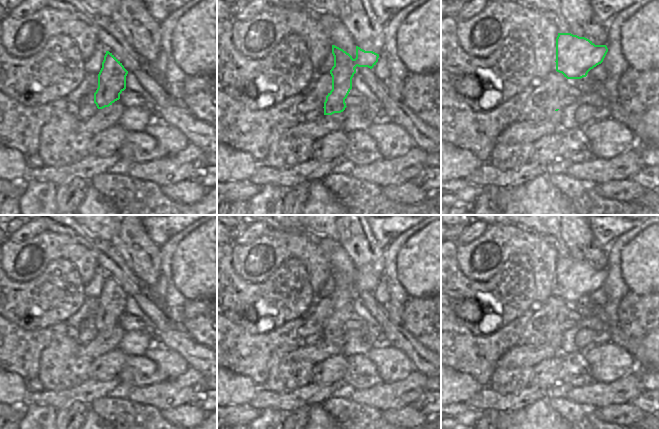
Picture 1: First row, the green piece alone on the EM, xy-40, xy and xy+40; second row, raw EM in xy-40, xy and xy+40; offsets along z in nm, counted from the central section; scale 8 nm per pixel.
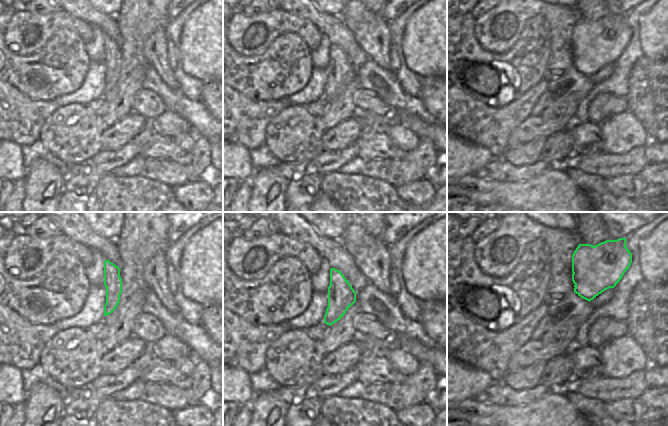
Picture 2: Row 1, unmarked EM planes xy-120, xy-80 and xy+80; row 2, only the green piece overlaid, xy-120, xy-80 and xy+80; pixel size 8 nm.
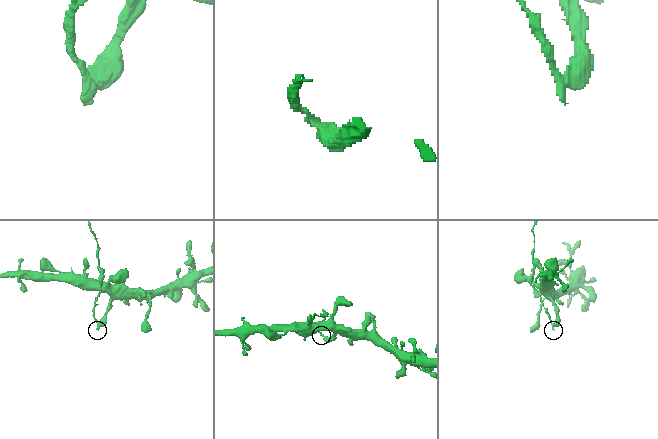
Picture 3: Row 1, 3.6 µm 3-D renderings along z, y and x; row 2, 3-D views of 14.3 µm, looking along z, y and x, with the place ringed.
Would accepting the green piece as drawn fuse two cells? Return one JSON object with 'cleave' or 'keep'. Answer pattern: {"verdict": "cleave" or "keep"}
{"verdict": "cleave"}

